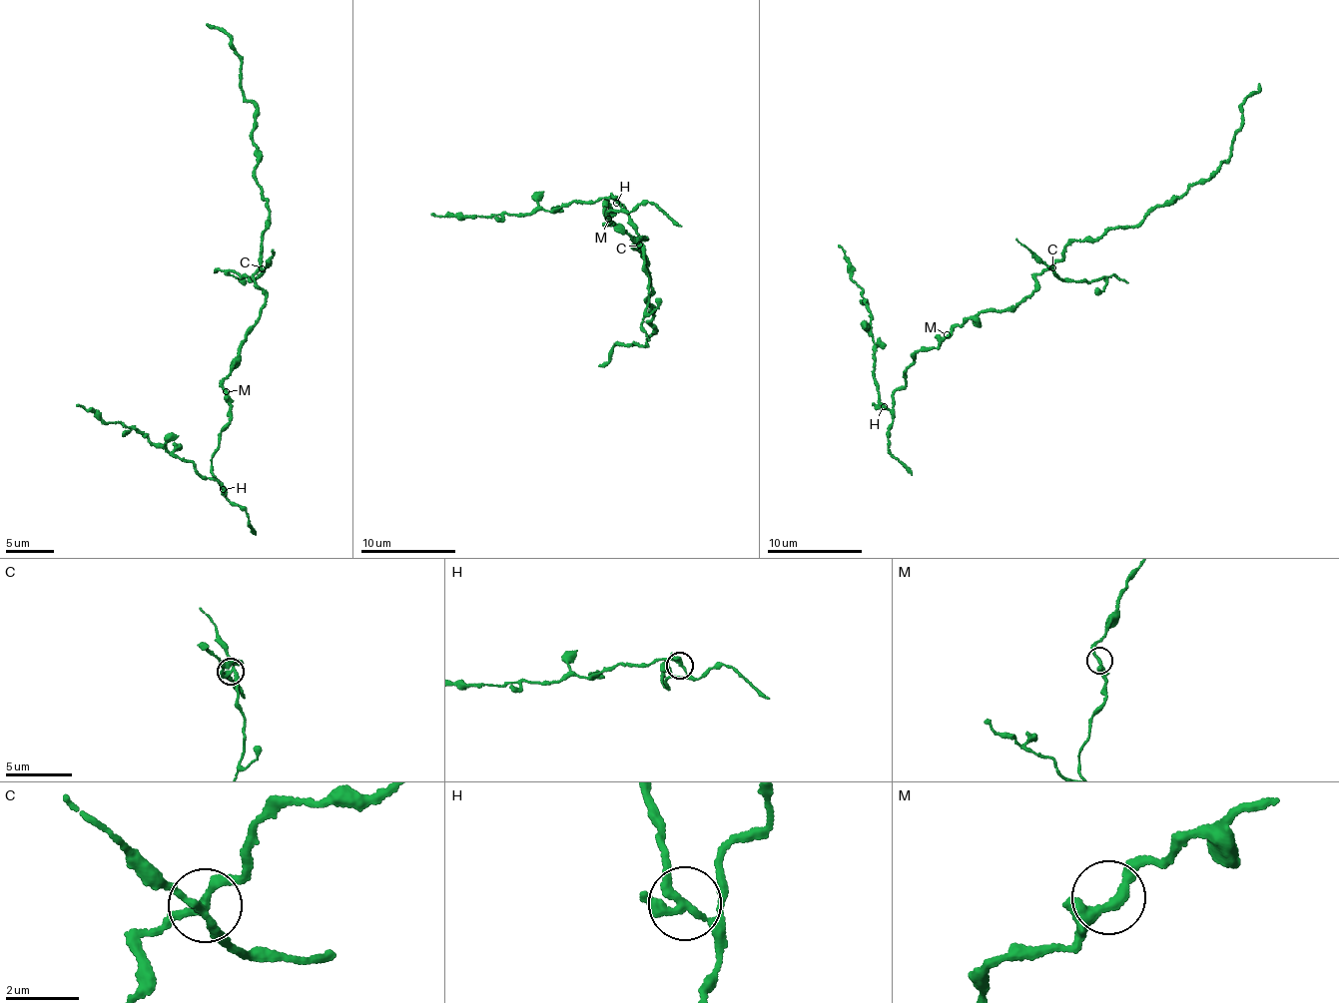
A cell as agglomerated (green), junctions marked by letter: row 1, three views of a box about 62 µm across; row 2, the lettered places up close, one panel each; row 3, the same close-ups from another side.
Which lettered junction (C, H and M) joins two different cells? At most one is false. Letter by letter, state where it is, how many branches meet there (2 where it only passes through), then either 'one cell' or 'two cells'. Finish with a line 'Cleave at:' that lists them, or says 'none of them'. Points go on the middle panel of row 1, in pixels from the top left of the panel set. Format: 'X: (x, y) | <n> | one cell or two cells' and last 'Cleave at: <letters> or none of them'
C: (639, 245) | 4 | two cells
H: (616, 203) | 4 | one cell
M: (608, 219) | 3 | one cell
Cleave at: C

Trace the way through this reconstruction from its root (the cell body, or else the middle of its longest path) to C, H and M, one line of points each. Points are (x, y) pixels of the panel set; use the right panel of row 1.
C: (1008, 308), (1033, 293), (1036, 274), (1052, 267)
H: (1008, 308), (986, 309), (951, 329), (938, 345), (916, 353), (891, 407), (884, 406)
M: (1008, 308), (986, 309), (947, 334)

